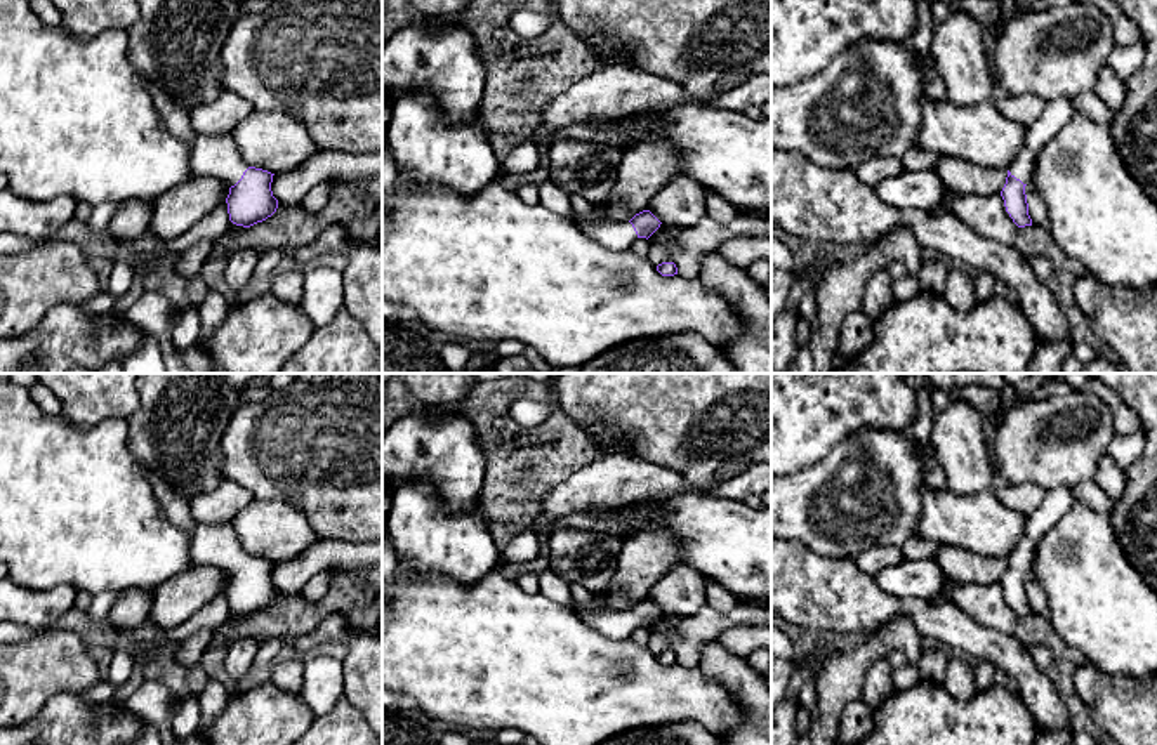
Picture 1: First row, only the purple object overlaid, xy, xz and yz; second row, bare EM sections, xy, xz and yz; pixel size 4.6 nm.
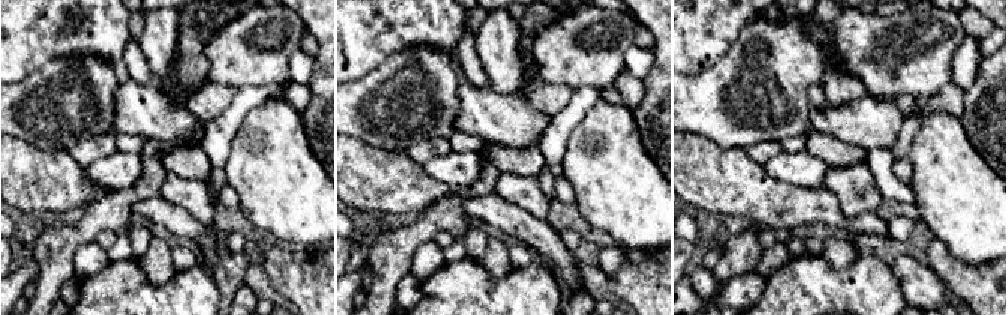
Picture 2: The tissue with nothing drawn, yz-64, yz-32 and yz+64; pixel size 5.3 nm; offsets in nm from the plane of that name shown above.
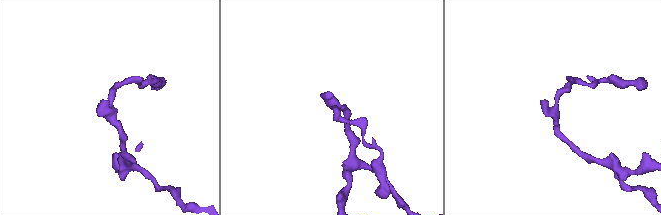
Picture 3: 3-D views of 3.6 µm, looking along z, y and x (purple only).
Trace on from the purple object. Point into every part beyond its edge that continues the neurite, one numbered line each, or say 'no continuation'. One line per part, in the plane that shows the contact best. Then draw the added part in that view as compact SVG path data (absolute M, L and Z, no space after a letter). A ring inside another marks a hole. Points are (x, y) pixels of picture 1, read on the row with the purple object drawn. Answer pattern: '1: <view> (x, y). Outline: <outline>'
1: xy (218, 157). Outline: M231 134L198 139L191 146L189 162L195 175L215 177L229 188L235 186L248 168Z

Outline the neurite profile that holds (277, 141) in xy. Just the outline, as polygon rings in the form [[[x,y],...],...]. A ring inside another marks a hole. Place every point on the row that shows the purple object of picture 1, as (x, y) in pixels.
[[[285,109],[252,111],[231,132],[243,162],[271,174],[285,174],[321,149],[297,115]]]

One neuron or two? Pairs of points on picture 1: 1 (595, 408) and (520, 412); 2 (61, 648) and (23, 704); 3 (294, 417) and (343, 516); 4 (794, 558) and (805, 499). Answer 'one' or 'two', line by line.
1: two
2: one
3: one
4: two

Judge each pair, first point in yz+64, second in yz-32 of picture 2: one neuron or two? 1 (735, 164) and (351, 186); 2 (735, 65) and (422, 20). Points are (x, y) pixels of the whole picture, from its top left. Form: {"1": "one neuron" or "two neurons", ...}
{"1": "one neuron", "2": "two neurons"}

